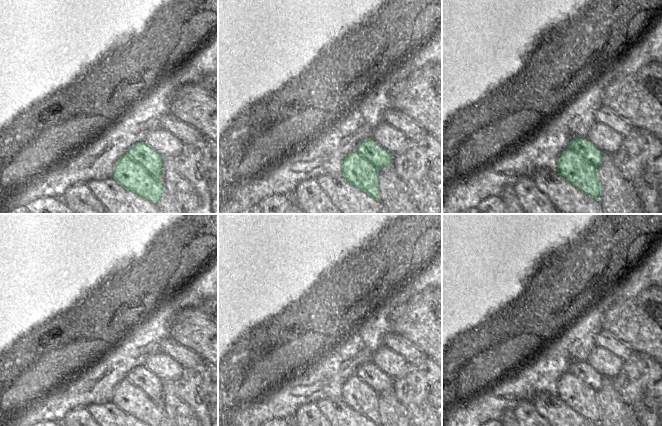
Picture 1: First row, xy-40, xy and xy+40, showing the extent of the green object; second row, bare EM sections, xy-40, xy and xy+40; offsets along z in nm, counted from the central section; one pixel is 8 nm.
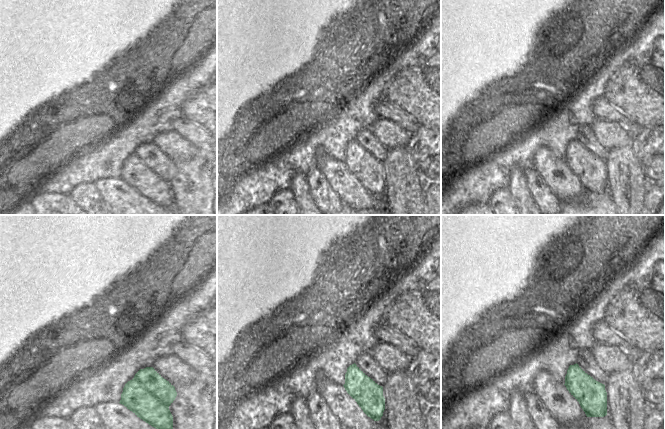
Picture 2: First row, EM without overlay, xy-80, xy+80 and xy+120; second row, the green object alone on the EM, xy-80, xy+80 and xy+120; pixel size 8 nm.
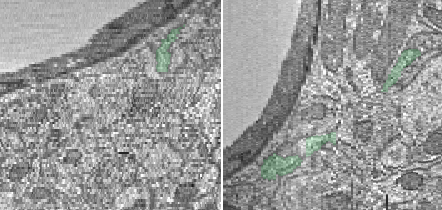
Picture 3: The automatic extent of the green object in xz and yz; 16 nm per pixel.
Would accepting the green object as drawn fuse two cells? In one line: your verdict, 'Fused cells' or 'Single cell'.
Fused cells

